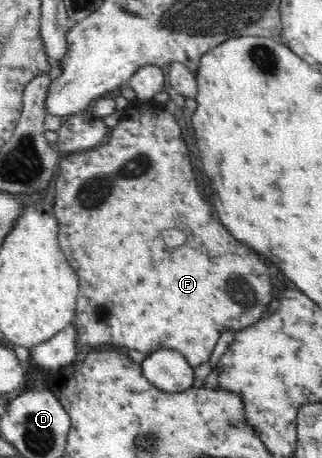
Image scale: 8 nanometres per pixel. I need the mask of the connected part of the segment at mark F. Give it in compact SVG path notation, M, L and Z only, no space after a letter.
M145 100L140 105L131 105L126 109L118 124L109 129L107 143L93 150L70 153L67 157L61 157L59 177L53 184L55 187L54 211L55 216L59 219L59 233L57 233L59 245L79 279L79 295L77 295L75 321L73 321L79 332L78 339L85 345L91 345L96 349L101 346L114 345L114 347L135 349L145 355L151 355L161 348L169 347L183 355L193 369L197 369L201 363L209 362L213 355L213 347L219 341L223 331L229 331L229 329L235 332L241 331L271 313L268 308L277 304L273 294L276 288L265 262L259 259L255 253L251 253L247 247L237 243L231 237L231 233L223 225L219 225L219 217L215 217L215 209L211 209L211 205L207 203L207 199L203 197L203 193L199 189L199 183L193 173L189 149L187 149L182 137L183 133L174 116L175 114L166 111L163 105L157 104L154 100Z

